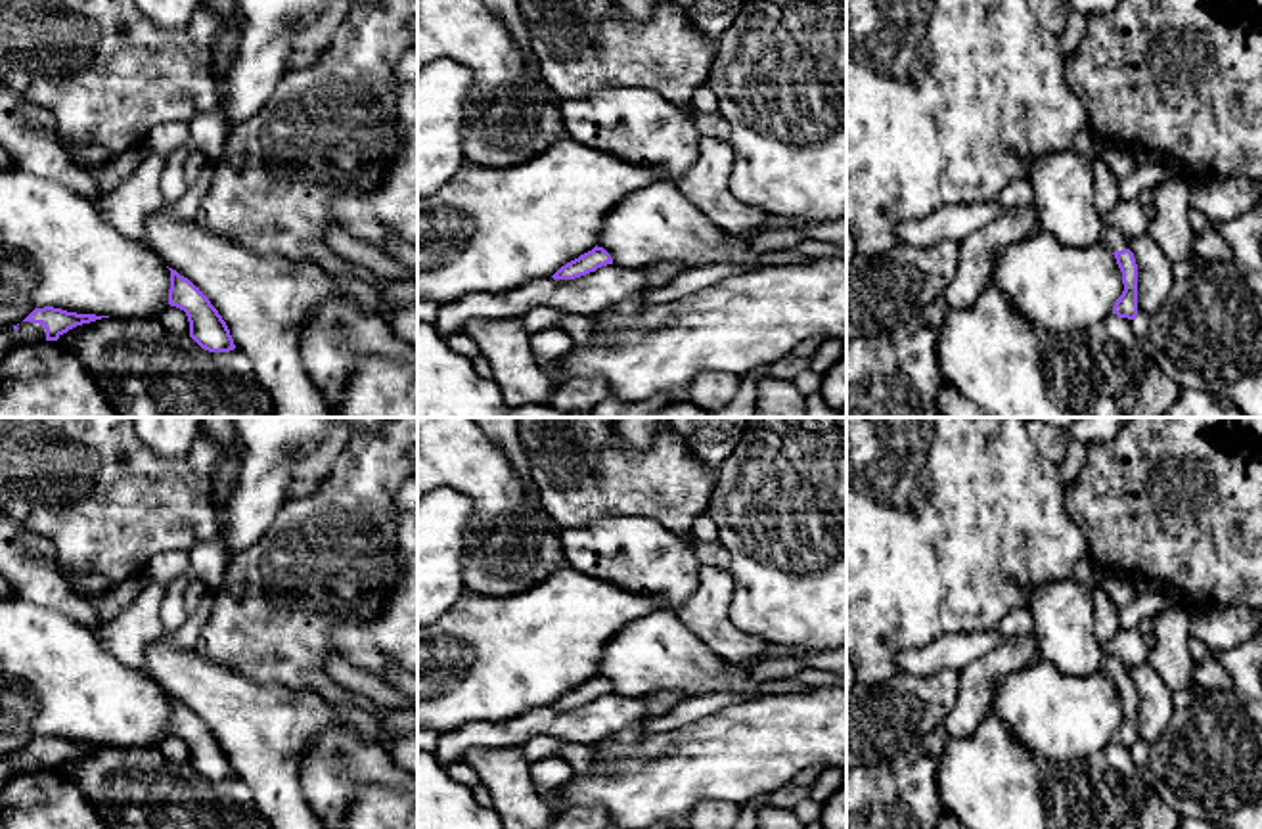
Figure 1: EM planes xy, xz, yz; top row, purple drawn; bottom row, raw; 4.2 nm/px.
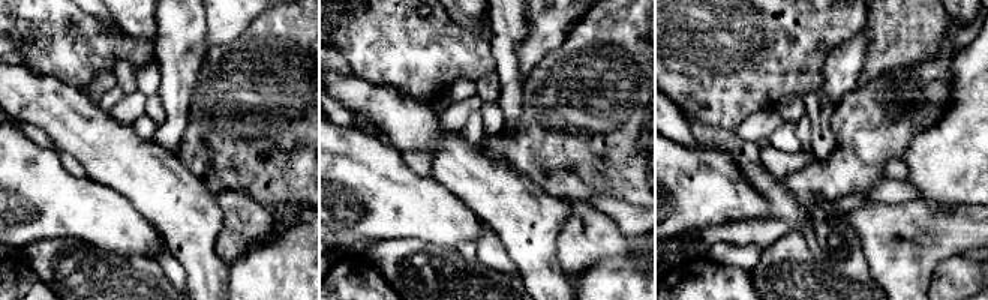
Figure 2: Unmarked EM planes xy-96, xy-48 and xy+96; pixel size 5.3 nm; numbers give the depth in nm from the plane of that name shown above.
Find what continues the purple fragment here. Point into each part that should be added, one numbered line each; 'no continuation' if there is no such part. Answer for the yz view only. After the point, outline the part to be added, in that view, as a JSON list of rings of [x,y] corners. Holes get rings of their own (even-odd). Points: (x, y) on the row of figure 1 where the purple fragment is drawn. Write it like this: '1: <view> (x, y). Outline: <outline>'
1: yz (1113, 238). Outline: [[[1109,228],[1103,235],[1103,243],[1115,253],[1122,249],[1130,249],[1130,239],[1118,230]]]

